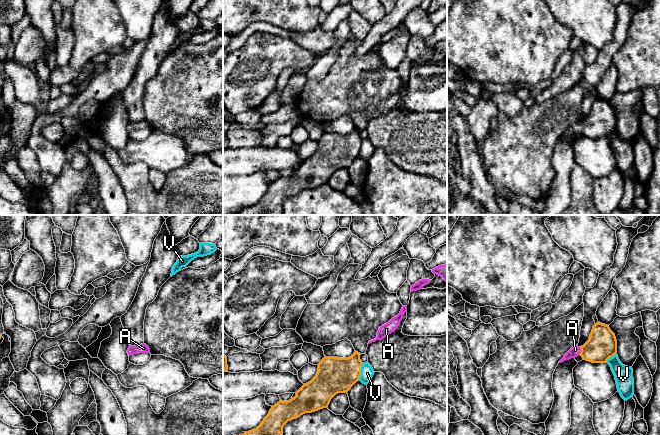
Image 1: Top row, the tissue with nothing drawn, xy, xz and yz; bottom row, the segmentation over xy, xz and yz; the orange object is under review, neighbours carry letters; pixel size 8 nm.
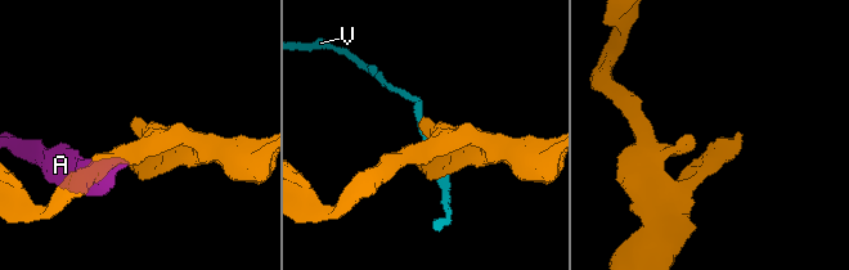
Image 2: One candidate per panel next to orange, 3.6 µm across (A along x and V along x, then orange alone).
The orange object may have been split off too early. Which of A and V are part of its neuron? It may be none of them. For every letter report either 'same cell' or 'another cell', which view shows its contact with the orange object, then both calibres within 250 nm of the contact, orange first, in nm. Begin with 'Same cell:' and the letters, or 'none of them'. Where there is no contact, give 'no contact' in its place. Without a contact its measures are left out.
Same cell: A
A: same cell; contact in yz; calibres 240 and 80 nm
V: another cell; contact in xz; calibres 300 and 110 nm

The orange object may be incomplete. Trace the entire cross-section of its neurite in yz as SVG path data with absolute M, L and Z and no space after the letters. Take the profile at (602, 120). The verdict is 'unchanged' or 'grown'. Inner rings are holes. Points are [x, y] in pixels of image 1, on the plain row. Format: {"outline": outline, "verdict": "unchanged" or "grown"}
{"outline": "M598 98L593 102L589 116L581 123L578 123L577 121L573 122L559 137L559 139L562 139L565 136L569 136L571 134L575 134L579 130L582 132L583 136L592 139L606 139L607 136L613 133L616 129L617 129L617 116L615 110L610 106L608 101Z", "verdict": "grown"}

